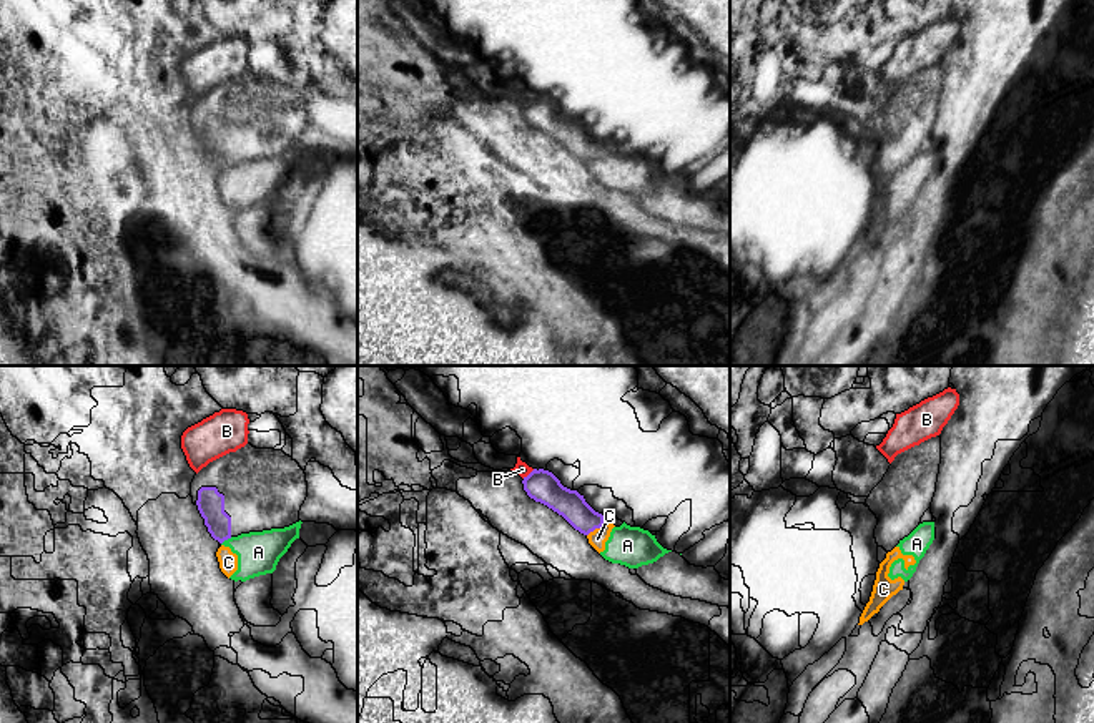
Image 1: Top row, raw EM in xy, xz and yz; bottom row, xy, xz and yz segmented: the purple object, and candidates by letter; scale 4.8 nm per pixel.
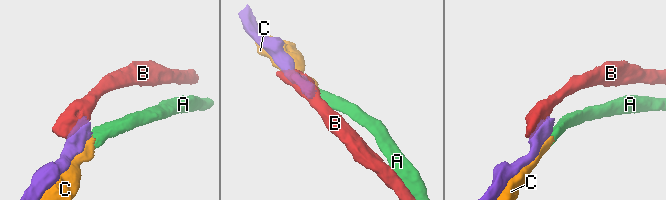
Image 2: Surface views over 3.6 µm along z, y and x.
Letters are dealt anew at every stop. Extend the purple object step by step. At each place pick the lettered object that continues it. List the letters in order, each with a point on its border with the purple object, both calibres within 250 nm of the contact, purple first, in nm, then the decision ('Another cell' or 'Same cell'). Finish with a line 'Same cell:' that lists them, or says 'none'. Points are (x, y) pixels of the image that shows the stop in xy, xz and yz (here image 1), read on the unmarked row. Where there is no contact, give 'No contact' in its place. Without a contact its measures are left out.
A: Touches purple at xy (226, 167). Thickness 130 nm (purple) against 200 nm. Another cell
B: Touches purple at xz (529, 102). Thickness 160 nm (purple) against 70 nm. Another cell
C: Touches purple at xz (596, 155). Thickness 140 nm (purple) against 90 nm. Another cell
Same cell: none

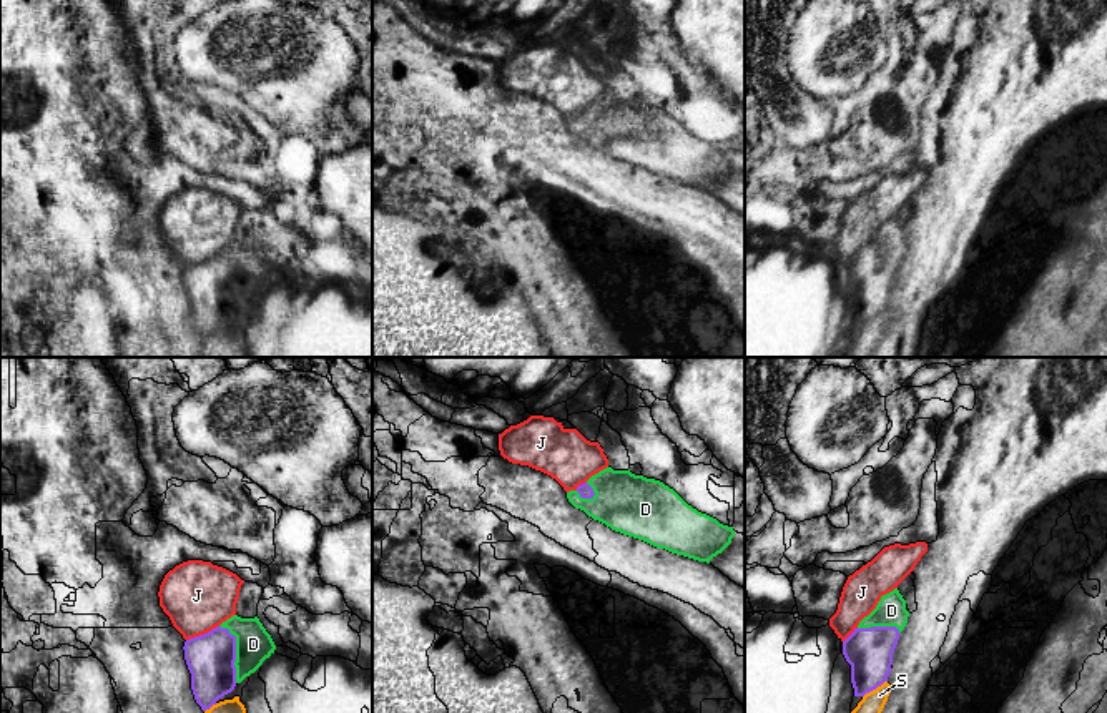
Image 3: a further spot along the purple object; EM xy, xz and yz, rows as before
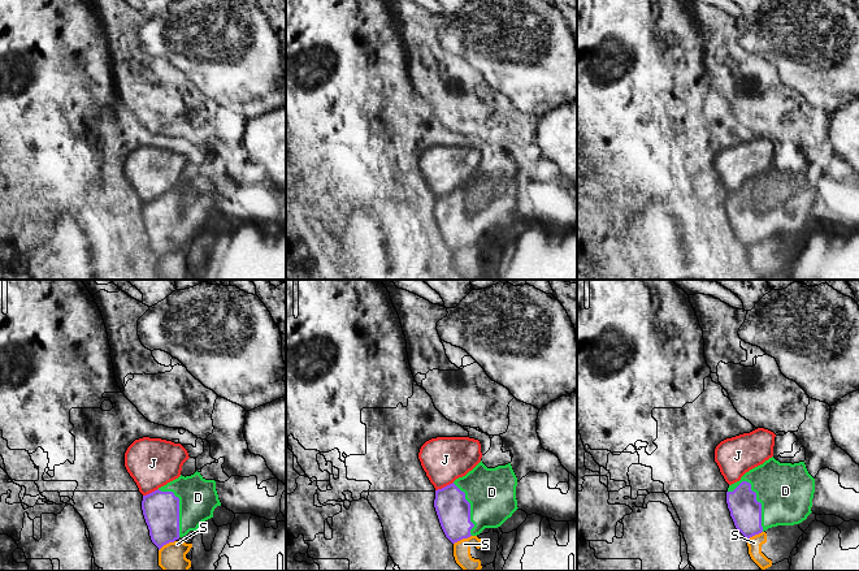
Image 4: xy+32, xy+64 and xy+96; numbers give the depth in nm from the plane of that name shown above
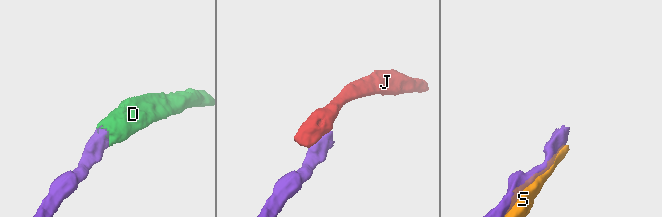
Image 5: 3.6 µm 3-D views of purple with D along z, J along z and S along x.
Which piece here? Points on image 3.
D: Touches purple at xy (235, 280). Thickness 240 nm (purple) against 180 nm. Same cell
J: Touches purple at xy (201, 263). Thickness 240 nm (purple) against 340 nm. Another cell
S: Touches purple at yz (875, 316). Thickness 220 nm (purple) against 120 nm. Another cell
Same cell: D

